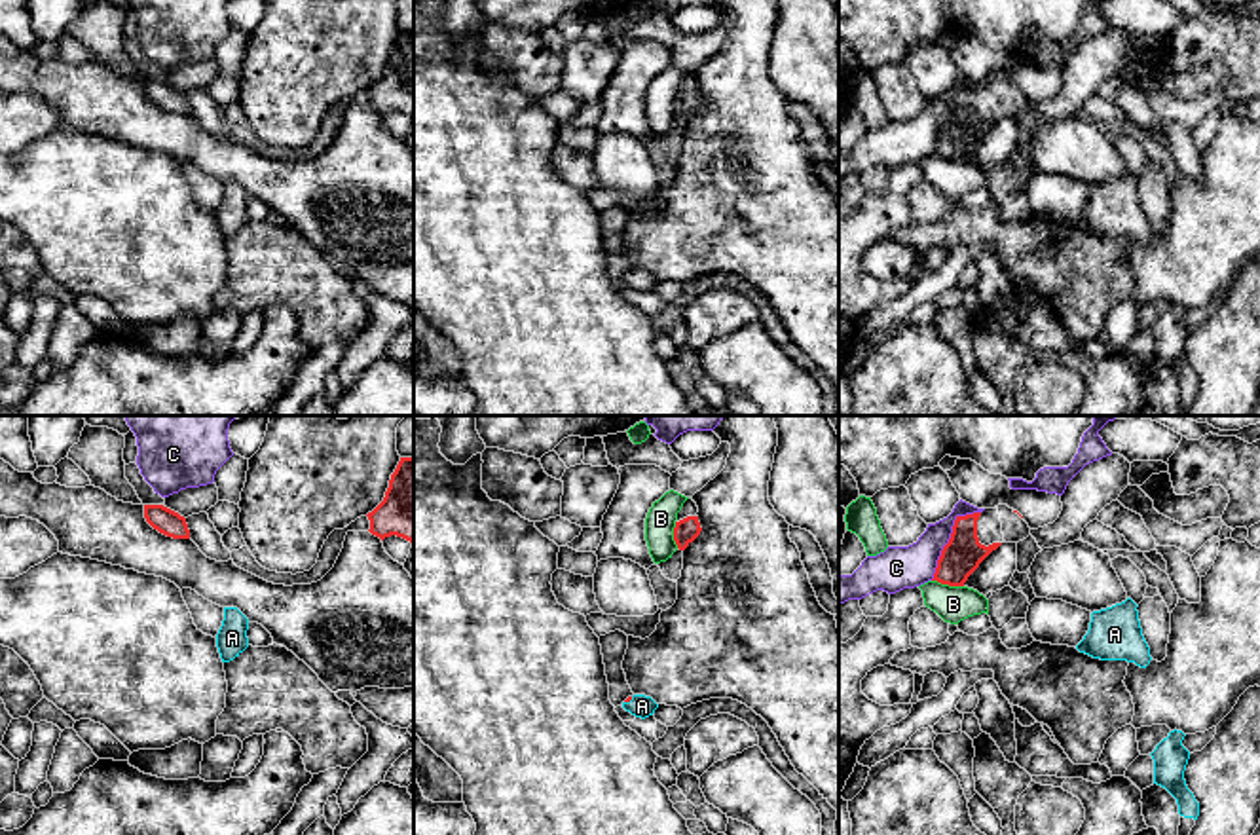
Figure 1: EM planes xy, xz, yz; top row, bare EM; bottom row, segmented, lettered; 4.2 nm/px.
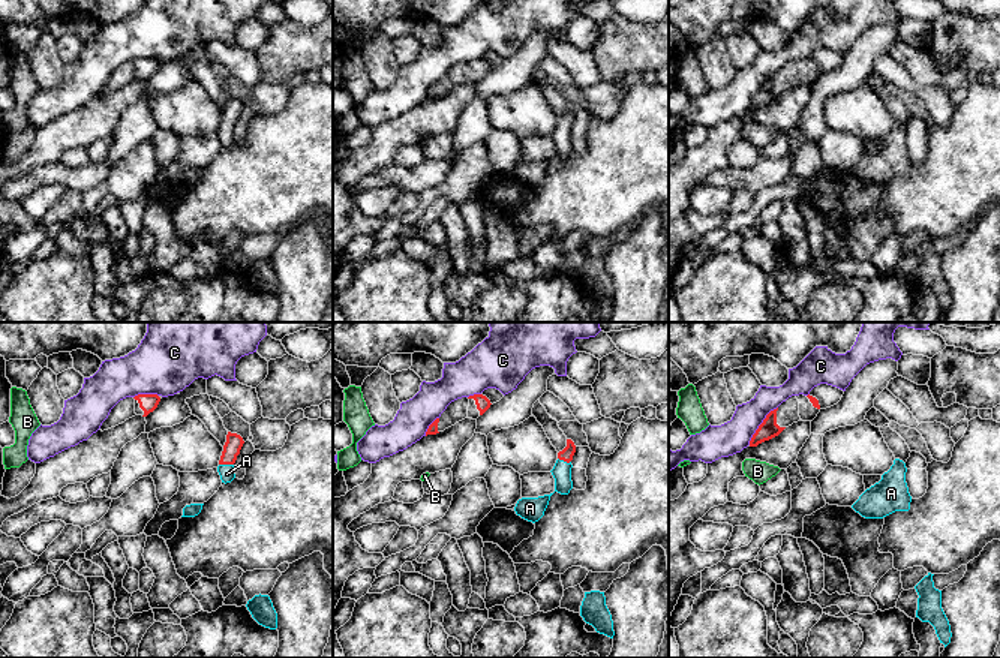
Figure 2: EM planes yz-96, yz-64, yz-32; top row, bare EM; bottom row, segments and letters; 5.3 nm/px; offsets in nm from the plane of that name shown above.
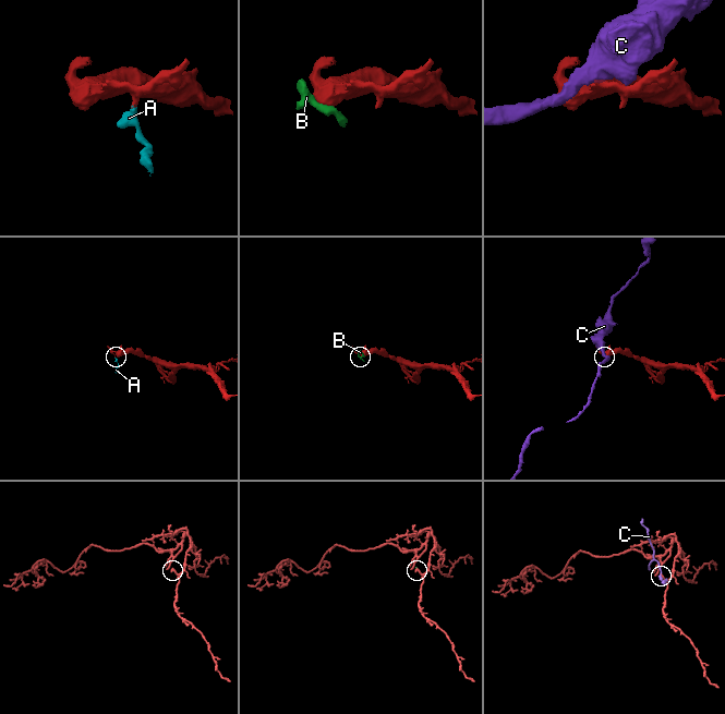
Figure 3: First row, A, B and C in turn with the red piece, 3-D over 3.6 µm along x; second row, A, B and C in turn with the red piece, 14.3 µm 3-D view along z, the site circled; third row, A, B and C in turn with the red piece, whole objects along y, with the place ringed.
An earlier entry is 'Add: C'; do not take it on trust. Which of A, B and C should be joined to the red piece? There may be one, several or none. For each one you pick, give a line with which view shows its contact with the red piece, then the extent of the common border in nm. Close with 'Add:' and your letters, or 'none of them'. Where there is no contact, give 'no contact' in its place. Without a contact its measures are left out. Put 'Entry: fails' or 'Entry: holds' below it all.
A: xz | 50 nm
Add: A
Entry: fails

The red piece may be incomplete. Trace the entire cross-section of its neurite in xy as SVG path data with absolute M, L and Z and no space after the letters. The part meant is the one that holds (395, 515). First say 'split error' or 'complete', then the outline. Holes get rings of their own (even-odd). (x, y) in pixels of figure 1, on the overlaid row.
complete; M400 457L383 501L366 516L372 535L381 541L397 535L414 545L414 457Z

